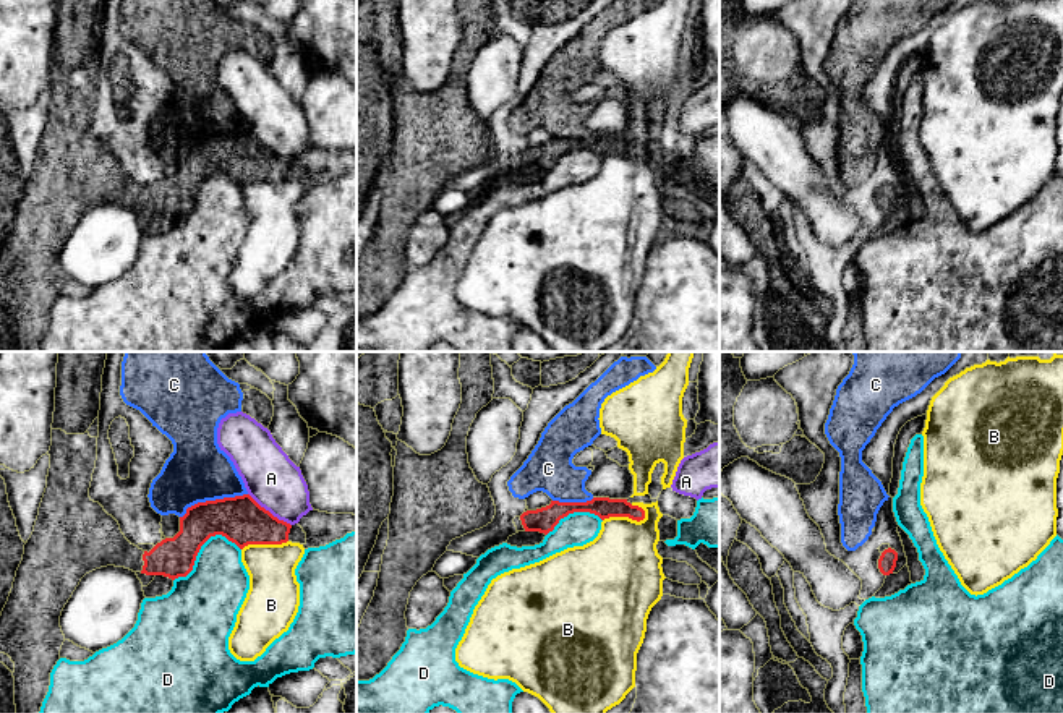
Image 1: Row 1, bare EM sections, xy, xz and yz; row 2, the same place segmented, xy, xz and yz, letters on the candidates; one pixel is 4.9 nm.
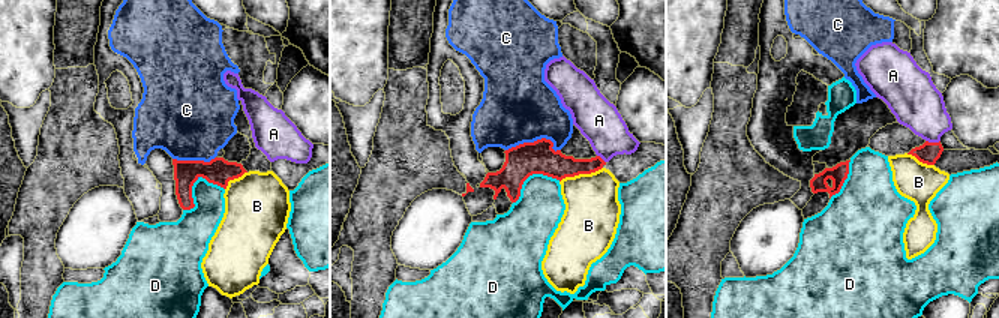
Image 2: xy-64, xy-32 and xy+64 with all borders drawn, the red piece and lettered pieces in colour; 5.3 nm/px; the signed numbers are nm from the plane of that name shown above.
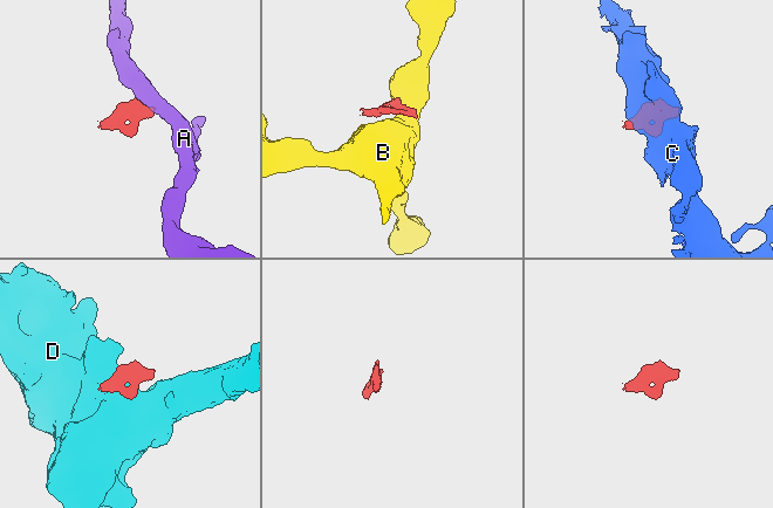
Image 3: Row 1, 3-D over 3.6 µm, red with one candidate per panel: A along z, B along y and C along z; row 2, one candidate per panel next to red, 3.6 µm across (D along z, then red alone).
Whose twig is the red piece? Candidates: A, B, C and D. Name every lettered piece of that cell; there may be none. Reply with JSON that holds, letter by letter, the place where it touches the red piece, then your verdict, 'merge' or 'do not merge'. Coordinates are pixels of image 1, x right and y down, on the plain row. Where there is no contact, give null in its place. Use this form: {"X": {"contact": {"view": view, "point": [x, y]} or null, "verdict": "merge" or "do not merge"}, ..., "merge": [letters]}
{"A": {"contact": {"view": "xy", "point": [268, 148]}, "verdict": "do not merge"}, "B": {"contact": {"view": "xz", "point": [626, 153]}, "verdict": "do not merge"}, "C": {"contact": {"view": "xy", "point": [213, 138]}, "verdict": "do not merge"}, "D": {"contact": {"view": "xy", "point": [200, 185]}, "verdict": "do not merge"}, "merge": []}

